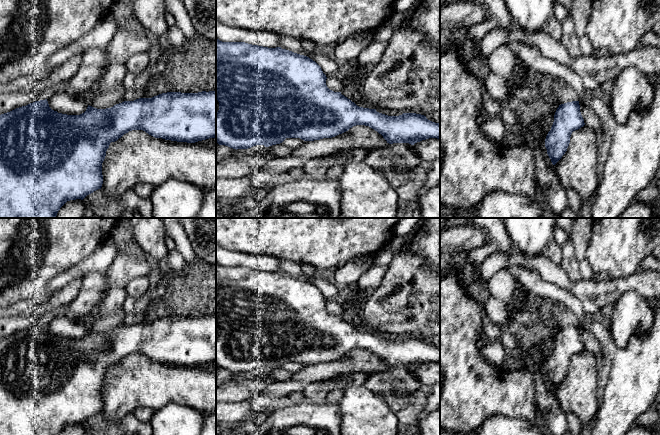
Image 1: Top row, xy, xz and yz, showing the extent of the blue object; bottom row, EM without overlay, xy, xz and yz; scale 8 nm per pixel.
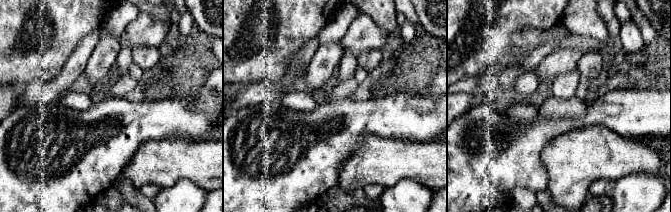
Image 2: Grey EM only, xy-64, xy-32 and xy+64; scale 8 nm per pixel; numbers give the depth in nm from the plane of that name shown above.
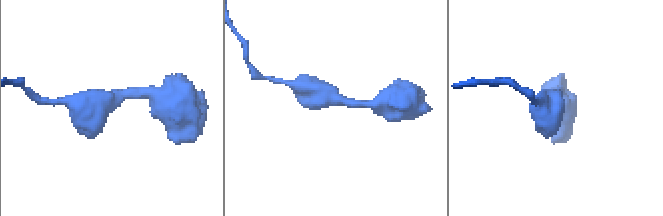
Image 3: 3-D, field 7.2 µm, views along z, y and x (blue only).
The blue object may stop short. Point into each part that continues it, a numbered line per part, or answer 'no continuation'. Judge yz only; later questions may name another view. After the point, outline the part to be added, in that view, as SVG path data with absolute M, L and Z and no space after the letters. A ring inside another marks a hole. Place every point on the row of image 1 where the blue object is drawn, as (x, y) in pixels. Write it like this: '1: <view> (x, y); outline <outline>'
no continuation

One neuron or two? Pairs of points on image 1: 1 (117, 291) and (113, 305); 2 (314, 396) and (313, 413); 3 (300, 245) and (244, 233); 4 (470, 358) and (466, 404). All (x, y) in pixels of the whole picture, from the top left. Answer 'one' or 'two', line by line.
1: one
2: two
3: one
4: one

